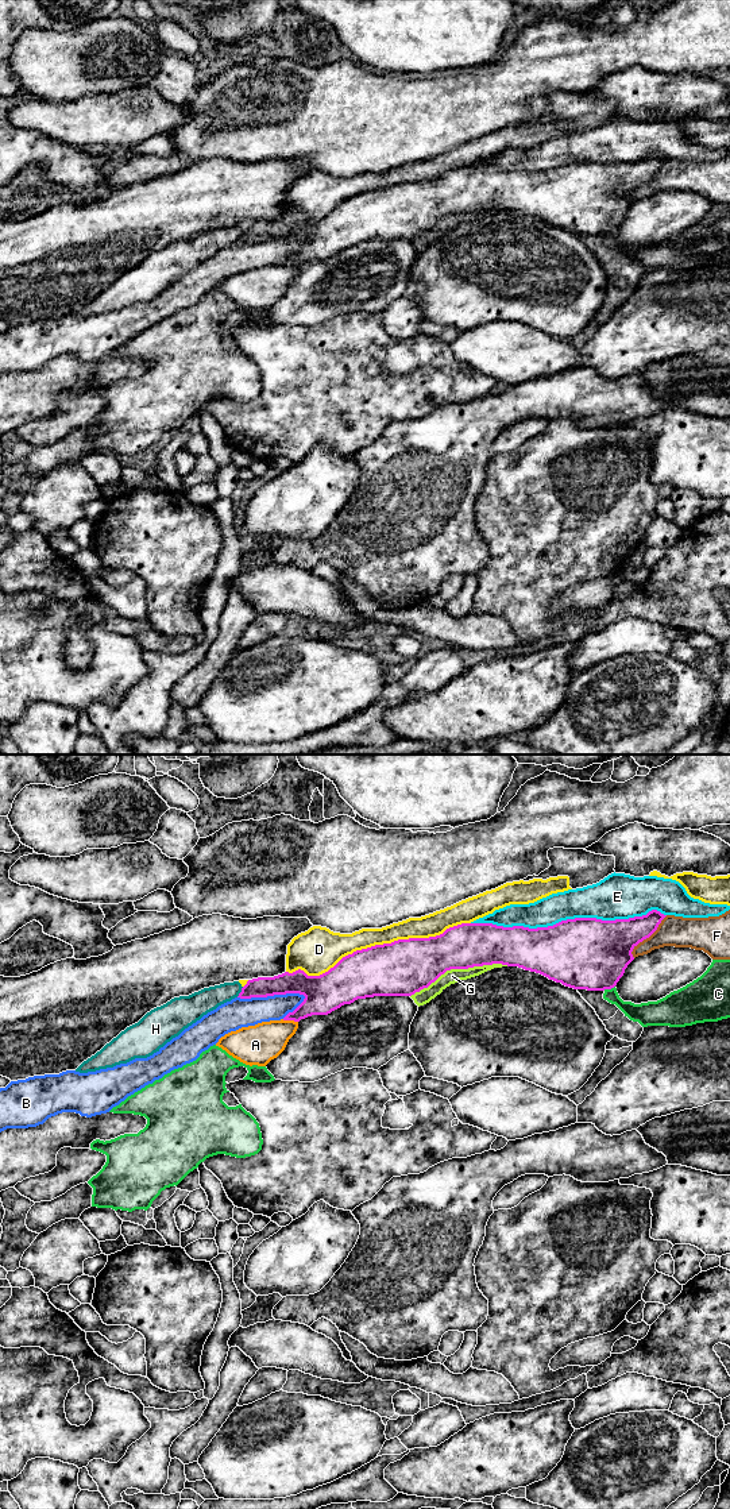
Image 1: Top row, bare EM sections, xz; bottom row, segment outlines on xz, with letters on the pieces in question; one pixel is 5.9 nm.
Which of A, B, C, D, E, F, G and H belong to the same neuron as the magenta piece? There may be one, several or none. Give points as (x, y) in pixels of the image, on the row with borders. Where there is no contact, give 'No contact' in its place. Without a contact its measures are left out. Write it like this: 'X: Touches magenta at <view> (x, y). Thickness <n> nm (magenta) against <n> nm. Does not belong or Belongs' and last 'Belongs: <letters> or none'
A: Touches magenta at xz (290, 1019). Thickness 220 nm (magenta) against 240 nm. Does not belong
B: Touches magenta at xz (271, 995). Thickness 140 nm (magenta) against 180 nm. Does not belong
C: Touches magenta at xz (609, 988). Thickness 440 nm (magenta) against 120 nm. Does not belong
D: Touches magenta at xz (378, 945). Thickness 320 nm (magenta) against 150 nm. Does not belong
E: Touches magenta at xz (568, 919). Thickness 440 nm (magenta) against 220 nm. Does not belong
F: Touches magenta at xz (647, 937). Thickness 320 nm (magenta) against 180 nm. Does not belong
G: Touches magenta at xz (459, 968). Thickness 280 nm (magenta) against 90 nm. Does not belong
H: Touches magenta at xz (240, 992). Thickness 130 nm (magenta) against 150 nm. Does not belong
Belongs: none

